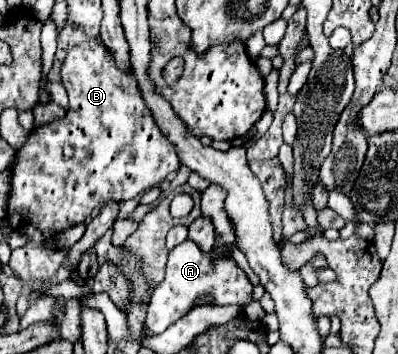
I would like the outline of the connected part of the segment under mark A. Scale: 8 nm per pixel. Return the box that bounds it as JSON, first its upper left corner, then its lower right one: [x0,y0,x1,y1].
[141,240,253,338]

